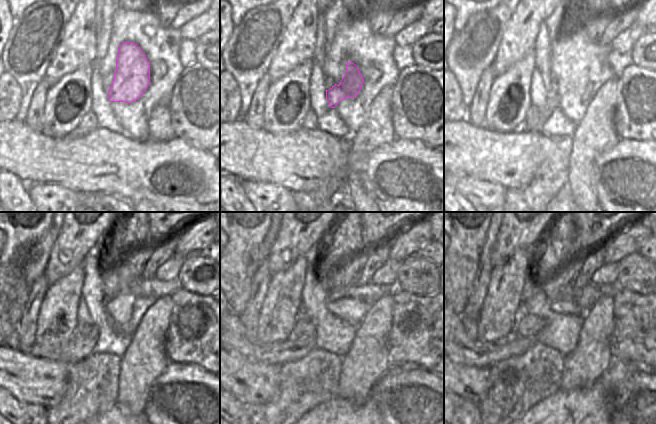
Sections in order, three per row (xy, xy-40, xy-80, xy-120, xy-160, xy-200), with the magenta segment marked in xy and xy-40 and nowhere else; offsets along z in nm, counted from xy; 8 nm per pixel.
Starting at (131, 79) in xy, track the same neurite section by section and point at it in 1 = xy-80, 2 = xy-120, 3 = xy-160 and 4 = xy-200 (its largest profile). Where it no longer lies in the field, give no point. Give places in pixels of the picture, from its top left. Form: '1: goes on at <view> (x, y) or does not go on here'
1: goes on at xy-80 (552, 97)
2: goes on at xy-120 (81, 345)
3: goes on at xy-160 (295, 347)
4: goes on at xy-200 (464, 350)

